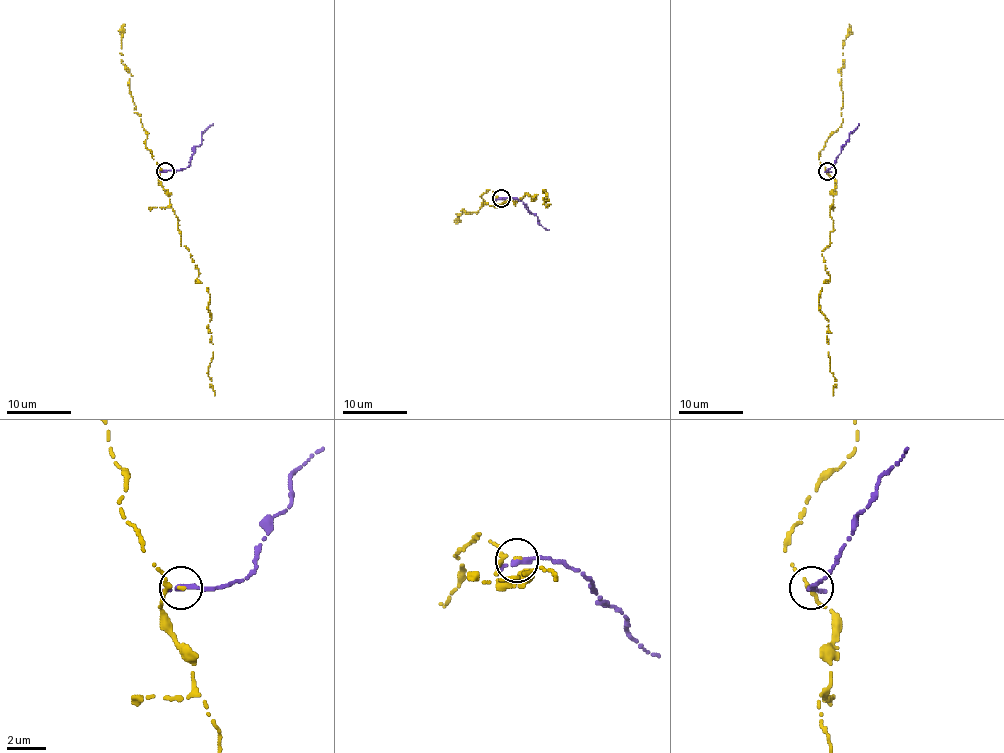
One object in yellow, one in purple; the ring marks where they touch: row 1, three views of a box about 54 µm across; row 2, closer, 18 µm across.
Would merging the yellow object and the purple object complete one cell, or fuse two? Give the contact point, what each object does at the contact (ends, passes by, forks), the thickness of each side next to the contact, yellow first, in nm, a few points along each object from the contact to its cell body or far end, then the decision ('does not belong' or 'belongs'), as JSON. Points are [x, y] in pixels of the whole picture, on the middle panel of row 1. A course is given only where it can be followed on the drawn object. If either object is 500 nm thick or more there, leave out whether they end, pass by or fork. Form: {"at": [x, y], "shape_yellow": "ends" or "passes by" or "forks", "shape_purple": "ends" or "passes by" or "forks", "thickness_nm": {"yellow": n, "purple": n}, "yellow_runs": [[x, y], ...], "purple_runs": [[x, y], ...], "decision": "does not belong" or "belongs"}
{"at": [501, 198], "shape_yellow": "ends", "shape_purple": "passes by", "thickness_nm": {"yellow": 220, "purple": 240}, "yellow_runs": [[500, 197], [496, 205], [513, 204], [525, 193], [533, 201], [545, 189], [544, 204], [550, 204]], "purple_runs": [[500, 197], [517, 197], [549, 230]], "decision": "belongs"}

